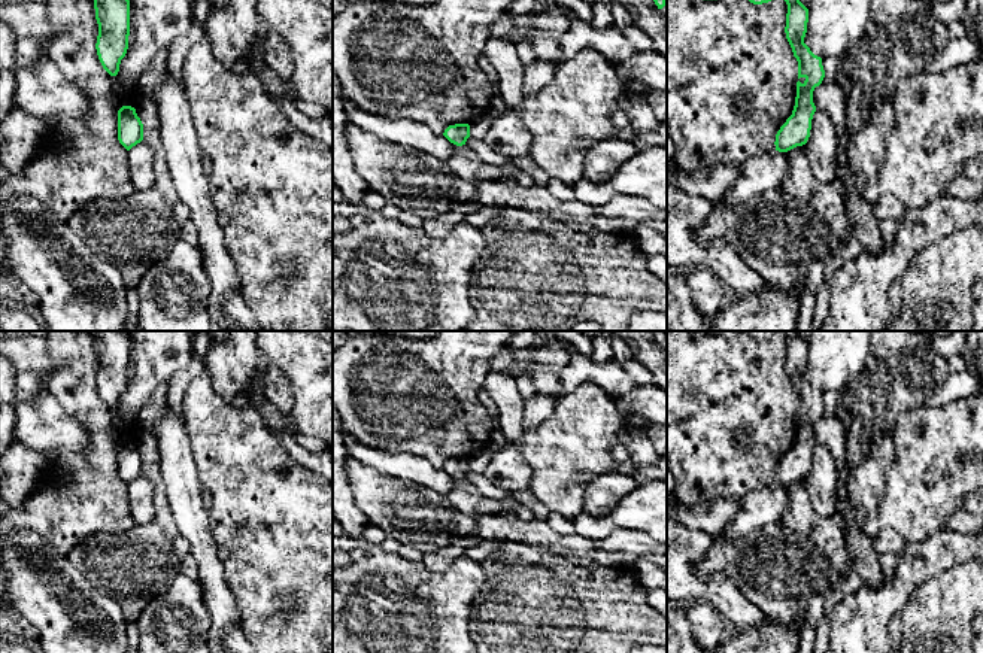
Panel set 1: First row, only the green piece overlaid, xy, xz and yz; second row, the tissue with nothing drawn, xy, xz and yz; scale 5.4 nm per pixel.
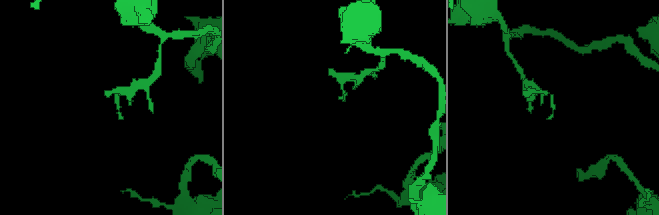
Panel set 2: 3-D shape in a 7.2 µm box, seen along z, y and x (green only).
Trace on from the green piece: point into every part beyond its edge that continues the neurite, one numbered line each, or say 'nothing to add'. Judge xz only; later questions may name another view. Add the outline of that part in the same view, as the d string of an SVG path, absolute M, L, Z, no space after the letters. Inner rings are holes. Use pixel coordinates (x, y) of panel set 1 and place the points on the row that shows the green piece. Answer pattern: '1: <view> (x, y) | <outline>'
nothing to add

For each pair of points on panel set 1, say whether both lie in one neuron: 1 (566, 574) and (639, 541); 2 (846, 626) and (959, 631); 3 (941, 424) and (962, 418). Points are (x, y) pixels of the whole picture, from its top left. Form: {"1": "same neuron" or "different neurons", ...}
{"1": "different neurons", "2": "different neurons", "3": "same neuron"}

